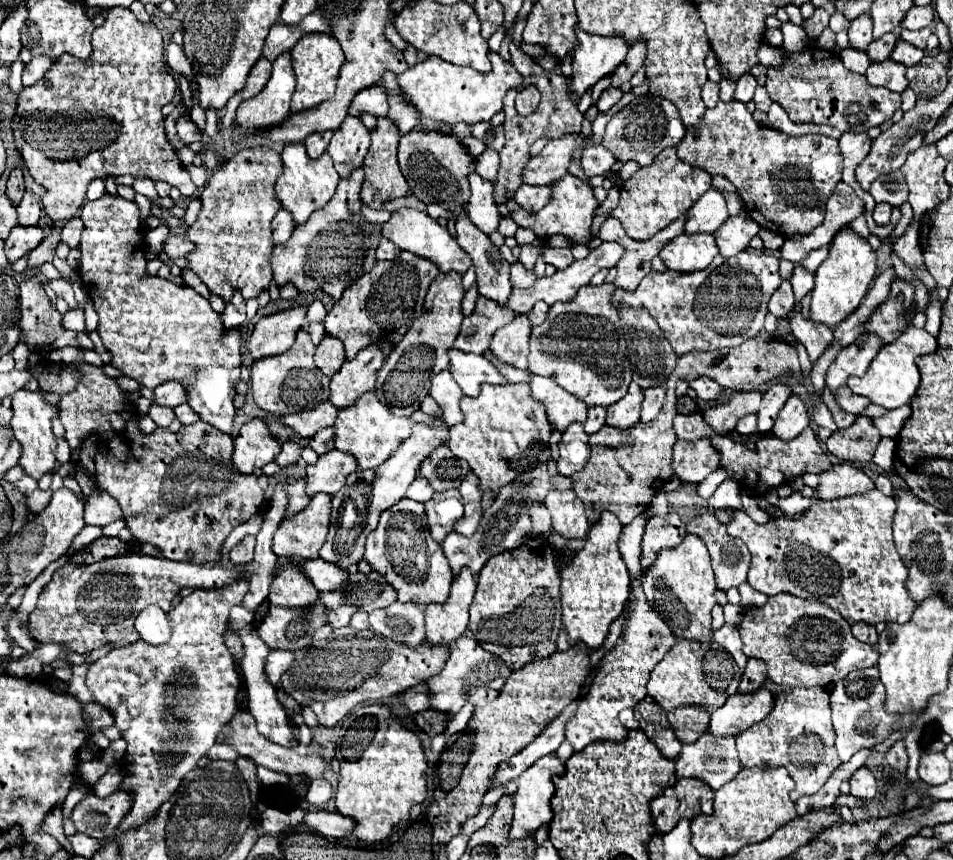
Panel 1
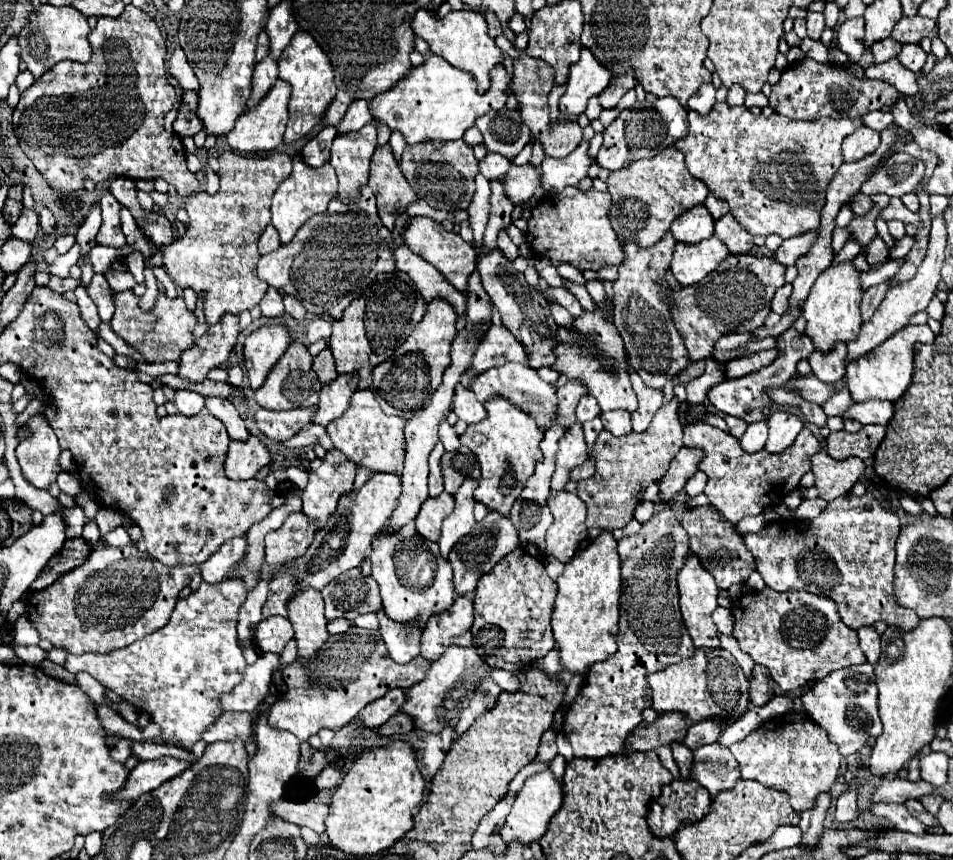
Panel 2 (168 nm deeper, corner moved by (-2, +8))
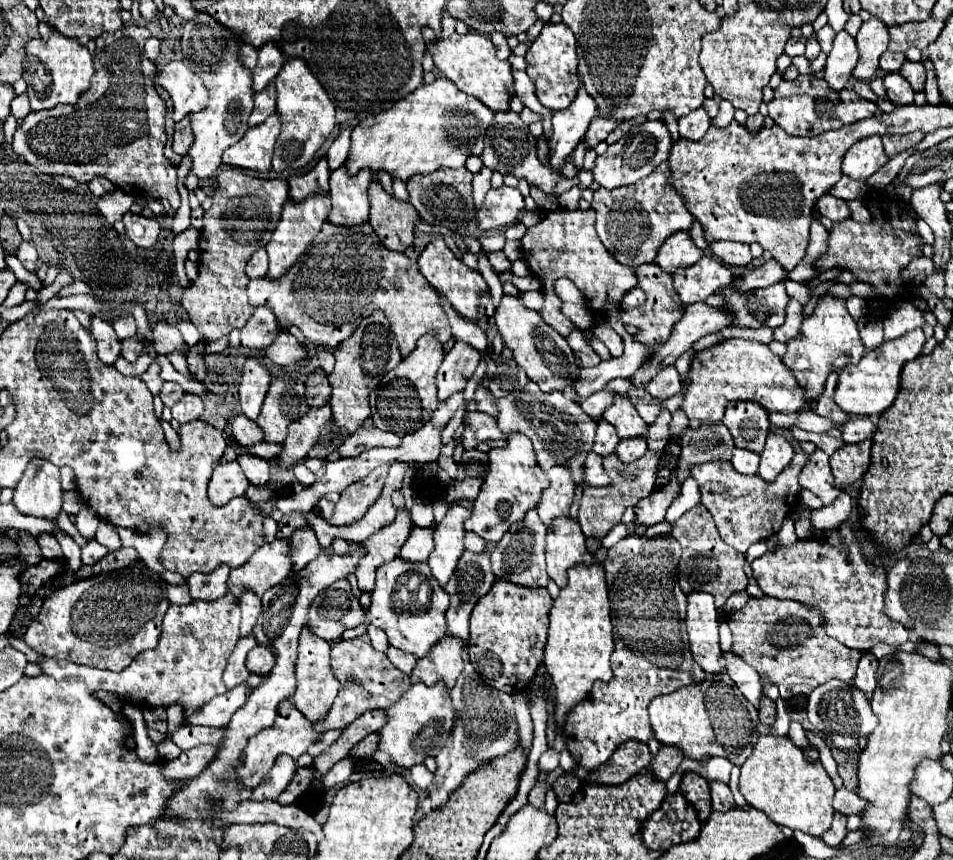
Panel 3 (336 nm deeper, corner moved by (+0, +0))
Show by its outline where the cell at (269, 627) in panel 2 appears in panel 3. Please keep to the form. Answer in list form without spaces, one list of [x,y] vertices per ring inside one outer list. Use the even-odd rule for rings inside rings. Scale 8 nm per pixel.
[[[254,646],[250,652],[248,652],[248,658],[246,658],[246,666],[250,670],[250,674],[258,674],[258,676],[266,676],[272,666],[274,666],[274,654],[270,648],[266,646]]]

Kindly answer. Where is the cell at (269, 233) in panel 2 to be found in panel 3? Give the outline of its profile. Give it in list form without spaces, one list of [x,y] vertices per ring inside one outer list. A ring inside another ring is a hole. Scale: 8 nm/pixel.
[[[258,248],[252,254],[252,258],[246,264],[246,272],[248,272],[248,278],[264,278],[266,276],[266,272],[268,272],[268,256],[266,256],[264,248]]]

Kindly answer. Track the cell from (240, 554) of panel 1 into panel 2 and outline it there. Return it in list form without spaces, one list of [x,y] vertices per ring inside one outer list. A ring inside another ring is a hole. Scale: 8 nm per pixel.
[[[246,536],[242,538],[232,538],[230,542],[224,542],[216,554],[212,554],[204,564],[202,564],[202,578],[208,584],[222,582],[228,578],[232,566],[240,562],[246,554]]]

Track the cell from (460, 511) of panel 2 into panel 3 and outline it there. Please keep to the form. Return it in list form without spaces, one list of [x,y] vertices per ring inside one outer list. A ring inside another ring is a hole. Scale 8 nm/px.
[[[452,504],[446,518],[434,530],[434,550],[428,558],[432,576],[444,588],[456,570],[456,564],[464,552],[464,520],[470,518],[470,510]]]

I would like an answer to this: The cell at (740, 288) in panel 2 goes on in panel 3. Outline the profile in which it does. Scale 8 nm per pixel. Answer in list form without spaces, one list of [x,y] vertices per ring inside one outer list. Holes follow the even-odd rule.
[[[782,282],[764,290],[754,290],[752,294],[740,294],[736,288],[728,286],[724,288],[724,294],[728,298],[726,308],[736,316],[736,326],[778,328],[784,324],[790,296],[786,294]]]

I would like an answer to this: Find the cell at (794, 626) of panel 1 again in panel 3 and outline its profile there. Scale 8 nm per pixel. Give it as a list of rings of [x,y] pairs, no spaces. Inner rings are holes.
[[[772,596],[750,598],[742,610],[726,616],[734,636],[732,652],[754,666],[760,676],[770,678],[780,688],[784,700],[796,694],[810,694],[816,686],[832,678],[850,682],[862,654],[828,638],[820,616],[820,612],[804,604],[800,606],[794,600],[778,600]]]

